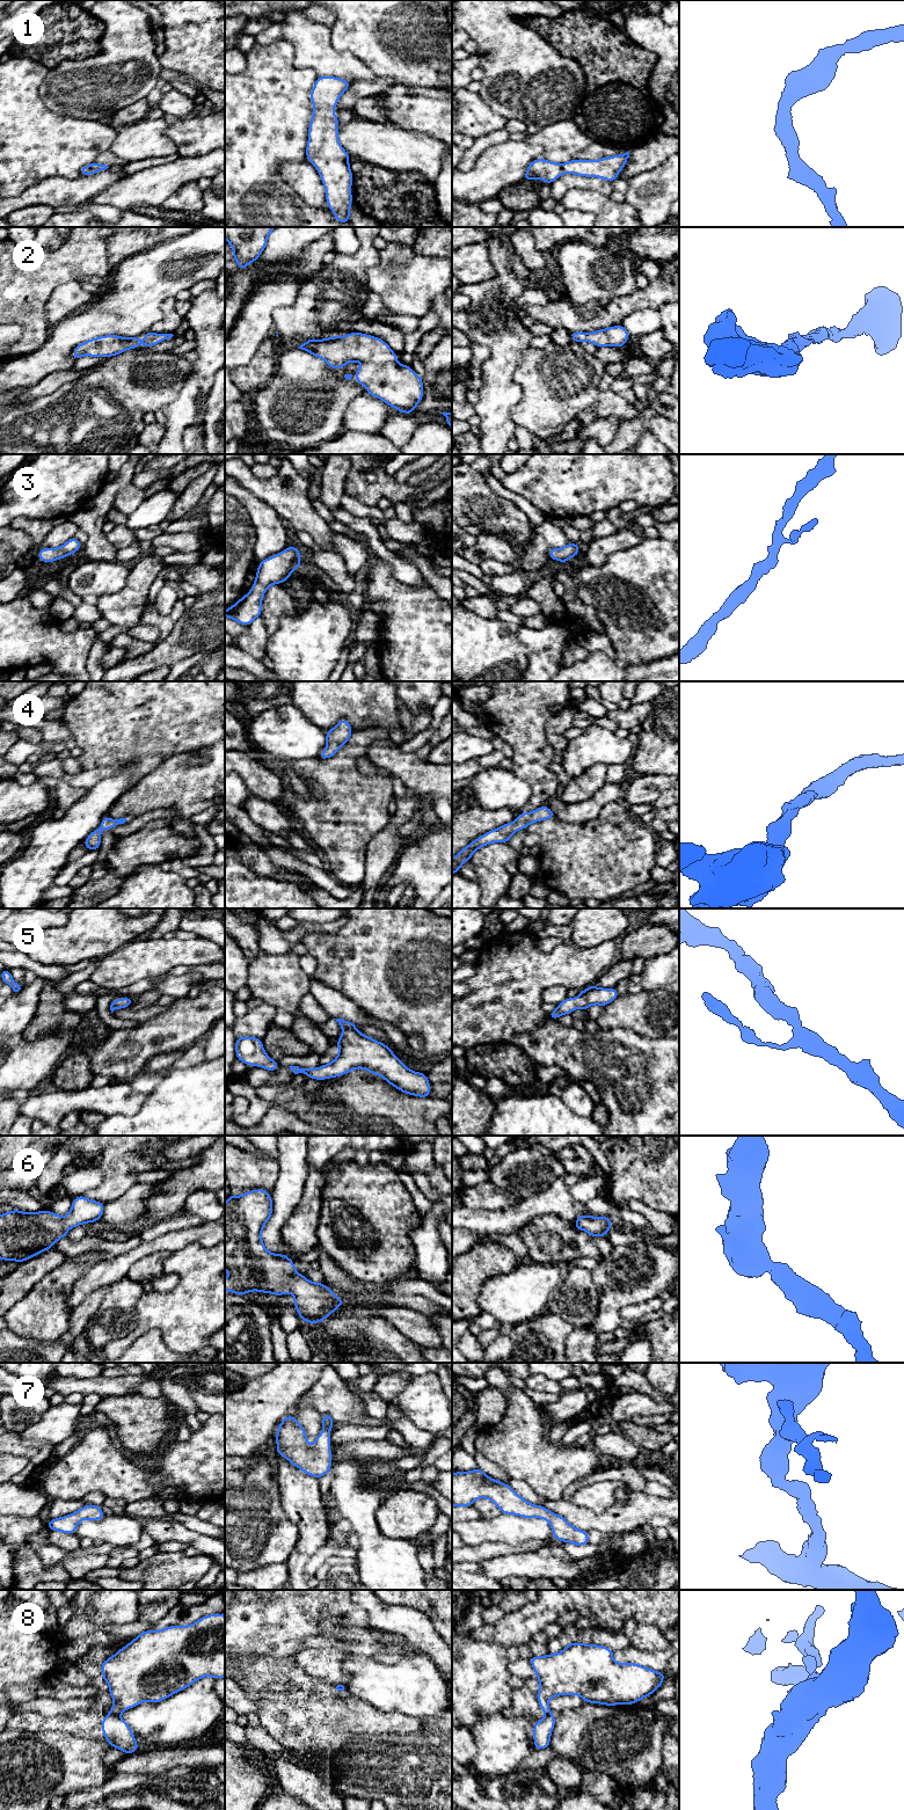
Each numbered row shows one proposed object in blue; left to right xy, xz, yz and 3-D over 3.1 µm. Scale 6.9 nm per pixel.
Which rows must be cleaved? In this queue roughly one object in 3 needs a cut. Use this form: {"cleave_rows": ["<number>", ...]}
{"cleave_rows": ["8"]}

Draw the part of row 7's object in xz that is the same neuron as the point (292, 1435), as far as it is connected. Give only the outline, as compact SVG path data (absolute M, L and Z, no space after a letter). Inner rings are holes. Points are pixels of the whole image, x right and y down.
M289 1414L276 1431L276 1454L285 1457L294 1467L320 1480L331 1469L330 1430L334 1423L329 1414L323 1414L323 1429L313 1445L308 1446L305 1429Z

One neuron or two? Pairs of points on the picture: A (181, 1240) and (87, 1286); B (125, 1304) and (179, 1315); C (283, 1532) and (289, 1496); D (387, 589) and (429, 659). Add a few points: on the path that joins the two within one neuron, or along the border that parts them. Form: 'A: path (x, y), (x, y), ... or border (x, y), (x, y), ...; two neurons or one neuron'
A: path (158, 1245), (138, 1252), (116, 1269), (110, 1270); one neuron
B: border (144, 1291), (135, 1306), (135, 1325), (126, 1333); two neurons
C: border (277, 1489), (283, 1510), (297, 1527), (297, 1540); two neurons
D: path (403, 606), (417, 623), (427, 642); one neuron

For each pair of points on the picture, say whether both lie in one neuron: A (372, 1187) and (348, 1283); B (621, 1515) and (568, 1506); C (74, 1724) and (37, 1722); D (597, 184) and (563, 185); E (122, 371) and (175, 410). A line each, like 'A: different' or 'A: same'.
A: different
B: same
C: same
D: same
E: different

